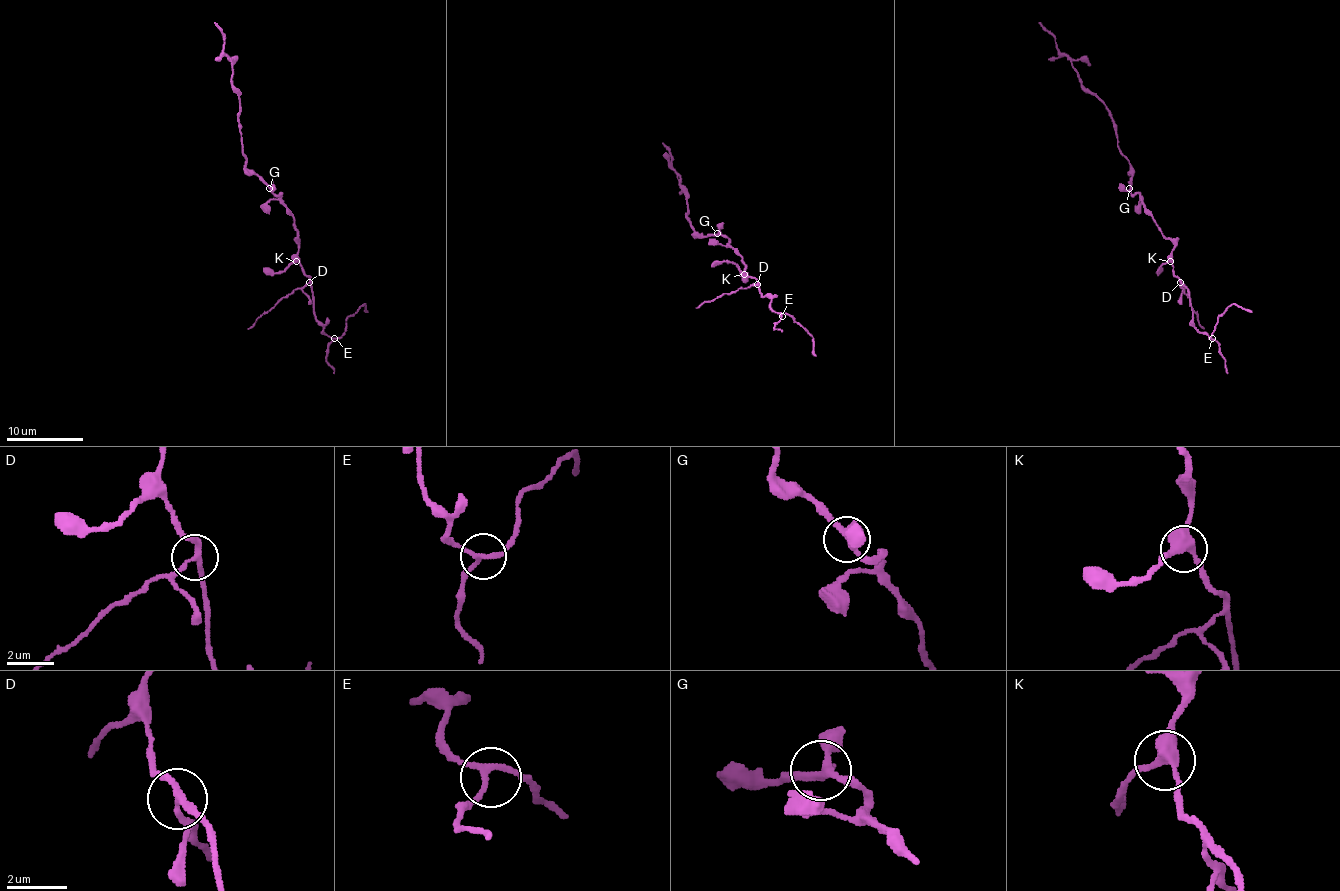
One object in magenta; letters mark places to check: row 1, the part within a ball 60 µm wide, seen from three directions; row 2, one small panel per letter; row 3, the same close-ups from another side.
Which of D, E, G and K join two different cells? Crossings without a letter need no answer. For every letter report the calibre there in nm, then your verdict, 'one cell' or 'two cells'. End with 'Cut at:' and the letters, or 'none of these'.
D: 190 nm | two cells
E: 170 nm | one cell
G: 240 nm | one cell
K: 400 nm | one cell
Cut at: D

